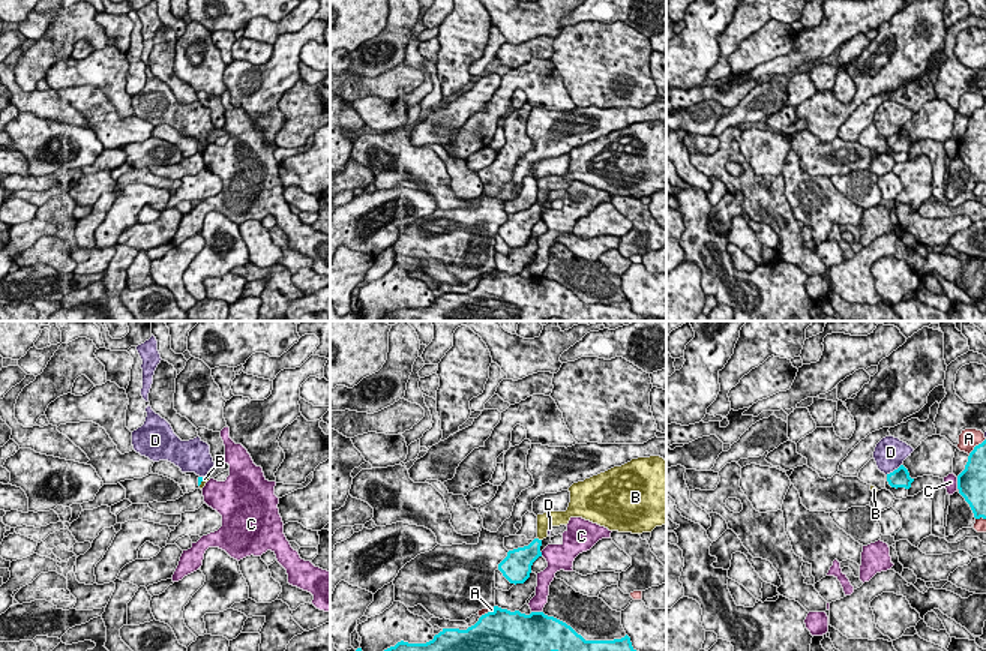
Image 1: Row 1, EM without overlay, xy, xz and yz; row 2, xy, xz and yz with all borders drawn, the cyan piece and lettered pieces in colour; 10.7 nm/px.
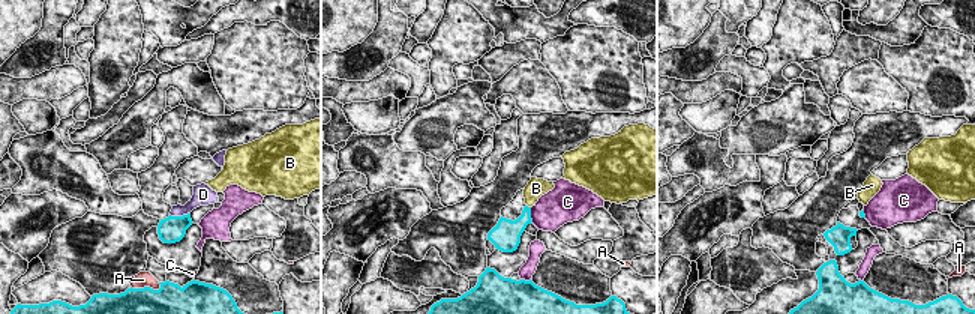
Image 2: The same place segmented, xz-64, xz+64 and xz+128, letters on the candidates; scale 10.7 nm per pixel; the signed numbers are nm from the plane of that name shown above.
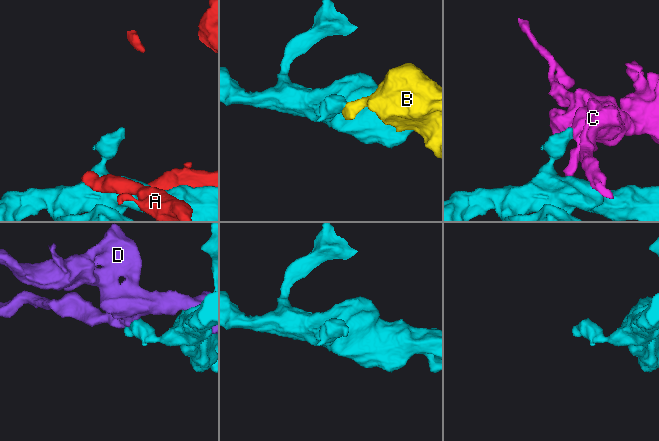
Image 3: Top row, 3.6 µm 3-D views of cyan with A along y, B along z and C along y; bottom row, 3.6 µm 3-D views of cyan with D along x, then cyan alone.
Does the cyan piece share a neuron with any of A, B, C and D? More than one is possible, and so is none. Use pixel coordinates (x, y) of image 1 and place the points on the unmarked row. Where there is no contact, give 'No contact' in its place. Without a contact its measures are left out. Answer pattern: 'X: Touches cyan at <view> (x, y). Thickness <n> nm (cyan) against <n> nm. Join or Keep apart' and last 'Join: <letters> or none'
A: Touches cyan at yz (976, 110). Thickness 220 nm (cyan) against 200 nm. Keep apart
B: Touches cyan at xz (538, 203). Thickness 220 nm (cyan) against 170 nm. Keep apart
C: Touches cyan at yz (958, 147). Thickness 320 nm (cyan) against 160 nm. Keep apart
D: Touches cyan at yz (895, 134). Thickness 200 nm (cyan) against 340 nm. Keep apart
Join: none

